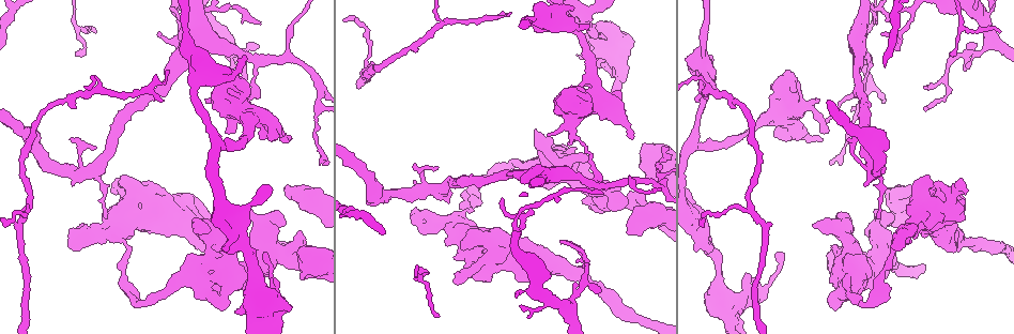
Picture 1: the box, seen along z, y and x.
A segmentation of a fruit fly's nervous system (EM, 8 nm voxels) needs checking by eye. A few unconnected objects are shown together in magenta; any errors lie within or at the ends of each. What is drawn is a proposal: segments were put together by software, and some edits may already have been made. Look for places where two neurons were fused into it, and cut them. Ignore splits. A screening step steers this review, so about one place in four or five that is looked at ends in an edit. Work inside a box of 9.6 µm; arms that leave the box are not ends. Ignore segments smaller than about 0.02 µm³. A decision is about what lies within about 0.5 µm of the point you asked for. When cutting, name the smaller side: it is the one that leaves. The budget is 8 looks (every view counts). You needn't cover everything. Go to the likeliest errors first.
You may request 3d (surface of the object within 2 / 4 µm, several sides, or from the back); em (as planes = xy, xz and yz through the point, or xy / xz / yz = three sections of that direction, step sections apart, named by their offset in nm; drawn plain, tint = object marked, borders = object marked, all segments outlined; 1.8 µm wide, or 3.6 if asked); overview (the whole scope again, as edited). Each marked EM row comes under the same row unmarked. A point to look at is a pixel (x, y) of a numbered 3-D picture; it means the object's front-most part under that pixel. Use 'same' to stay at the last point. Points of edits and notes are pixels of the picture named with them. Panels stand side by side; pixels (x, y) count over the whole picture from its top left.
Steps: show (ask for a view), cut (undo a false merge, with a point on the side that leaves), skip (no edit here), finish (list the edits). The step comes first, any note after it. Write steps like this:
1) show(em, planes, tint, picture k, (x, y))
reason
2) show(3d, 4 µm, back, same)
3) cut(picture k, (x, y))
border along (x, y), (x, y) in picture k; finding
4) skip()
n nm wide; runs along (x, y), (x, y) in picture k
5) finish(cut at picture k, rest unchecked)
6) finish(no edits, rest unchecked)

show(3d, 4 µm, picture 1, (646, 212))
sudden change in width

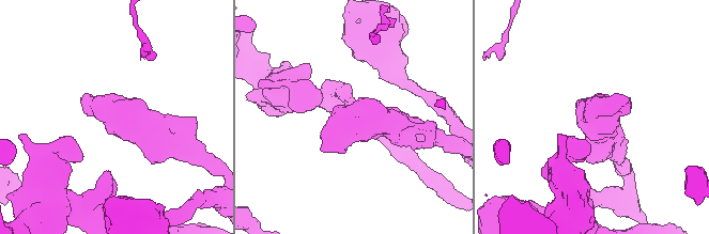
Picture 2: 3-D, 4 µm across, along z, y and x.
show(em, 3.6 µm, planes, tint, picture 2, (352, 115))
shape alone is not enough

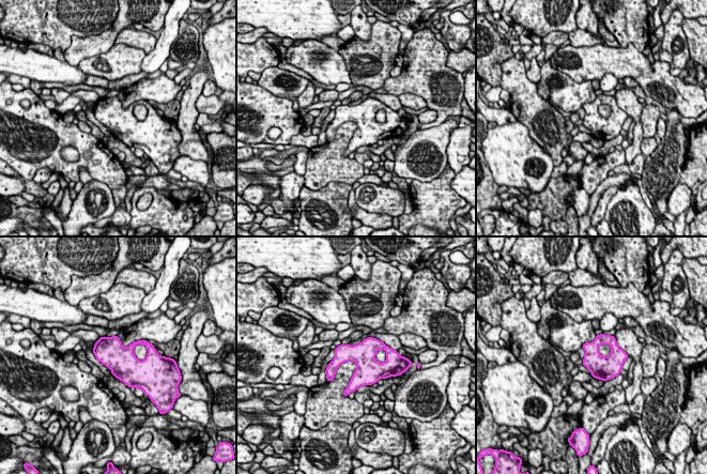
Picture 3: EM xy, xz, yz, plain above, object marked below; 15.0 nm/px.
skip()
one neuron here

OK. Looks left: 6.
show(em, planes, borders, picture 1, (981, 14))
looks like a crossing

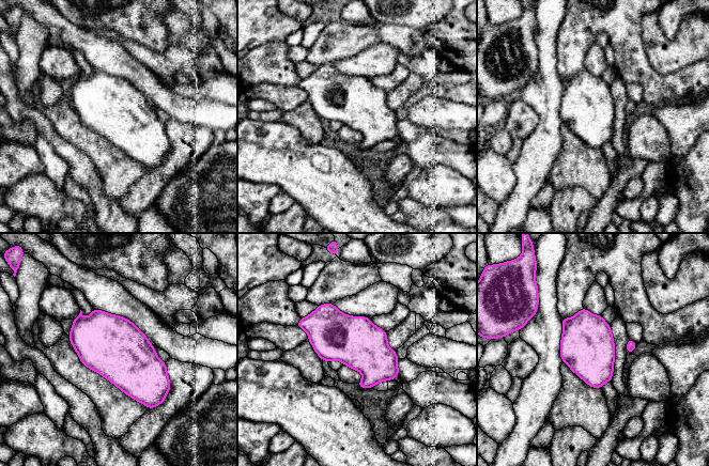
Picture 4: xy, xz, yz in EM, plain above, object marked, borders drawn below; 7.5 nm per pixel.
skip()
one neuron here

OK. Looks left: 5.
show(3d, 4 µm, picture 1, (182, 281))
sudden change in width

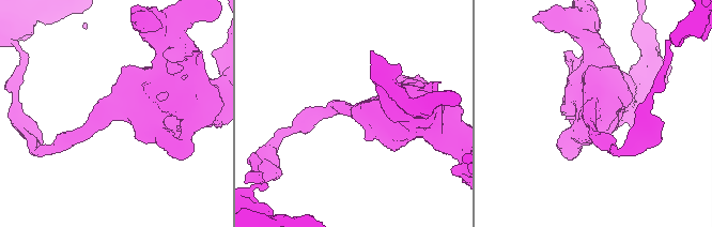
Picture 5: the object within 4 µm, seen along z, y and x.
show(em, 3.6 µm, planes, tint, picture 5, (111, 114))
arms of 220, 650 nm

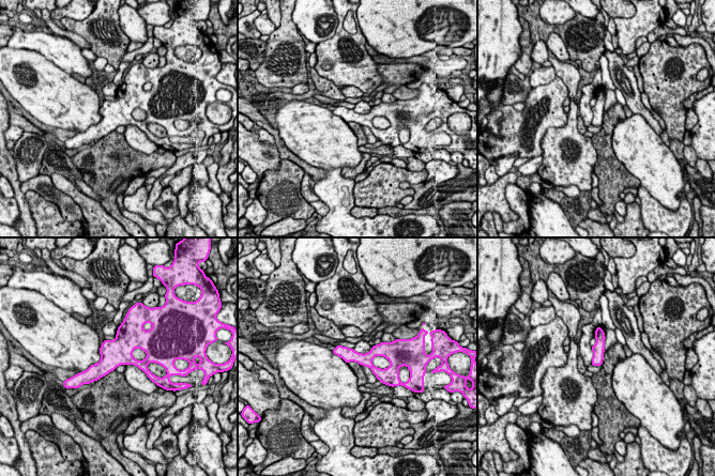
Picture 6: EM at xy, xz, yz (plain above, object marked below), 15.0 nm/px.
skip()
runs along (336, 351), (356, 357), (388, 351) in picture 6; one neuron here

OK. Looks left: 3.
finish(no edits, rest unchecked)

